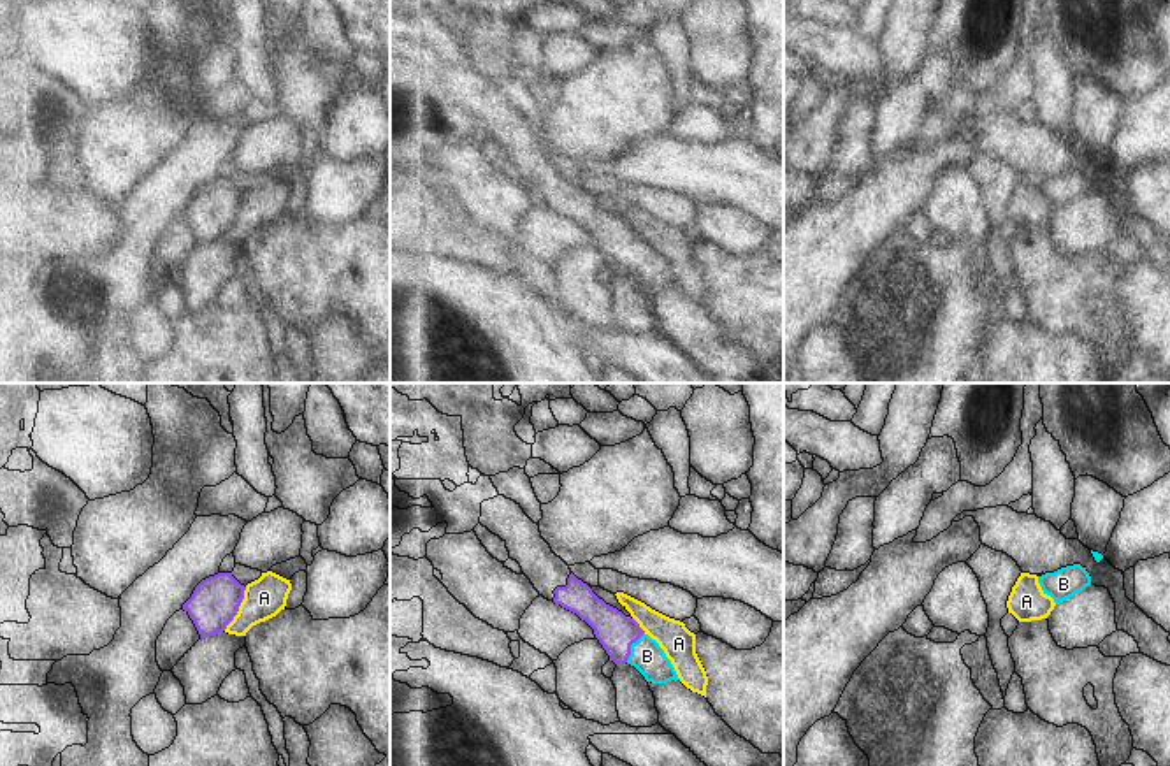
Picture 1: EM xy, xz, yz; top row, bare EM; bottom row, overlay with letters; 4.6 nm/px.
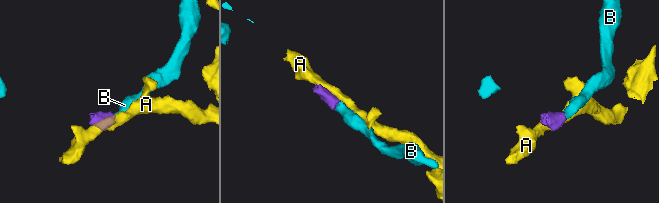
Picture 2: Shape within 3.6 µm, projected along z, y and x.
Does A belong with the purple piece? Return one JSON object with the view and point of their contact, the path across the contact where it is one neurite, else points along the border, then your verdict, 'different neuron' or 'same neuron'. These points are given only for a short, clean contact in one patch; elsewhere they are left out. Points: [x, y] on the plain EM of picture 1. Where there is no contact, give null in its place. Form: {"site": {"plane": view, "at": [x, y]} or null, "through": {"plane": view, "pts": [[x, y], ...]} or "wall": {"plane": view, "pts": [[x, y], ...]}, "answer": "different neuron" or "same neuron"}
{"site": {"plane": "xy", "at": [238, 215]}, "wall": {"plane": "xy", "pts": [[246, 194], [238, 220], [223, 236]]}, "answer": "different neuron"}

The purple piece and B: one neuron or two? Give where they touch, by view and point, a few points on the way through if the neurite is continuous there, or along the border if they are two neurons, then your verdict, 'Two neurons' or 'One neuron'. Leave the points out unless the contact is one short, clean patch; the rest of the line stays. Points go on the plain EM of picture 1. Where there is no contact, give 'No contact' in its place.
Touches purple at xz (629, 253). Path across: xz (615, 238), (629, 253), (647, 262). One neuron

